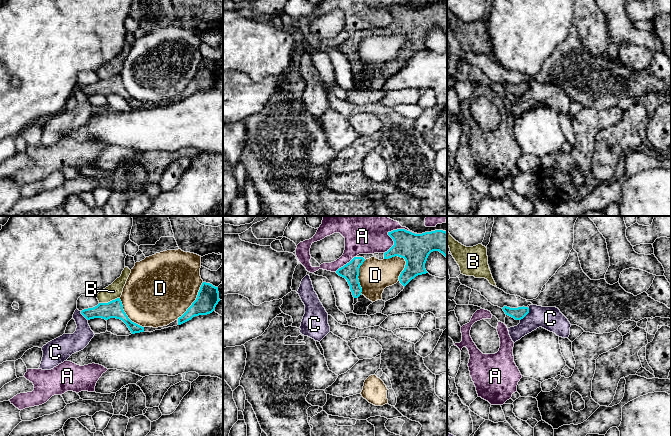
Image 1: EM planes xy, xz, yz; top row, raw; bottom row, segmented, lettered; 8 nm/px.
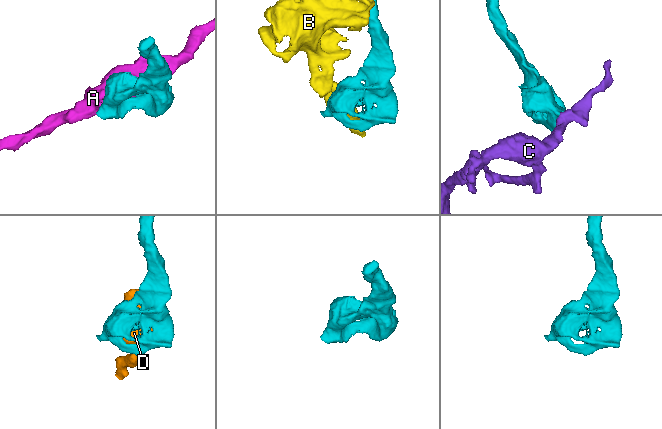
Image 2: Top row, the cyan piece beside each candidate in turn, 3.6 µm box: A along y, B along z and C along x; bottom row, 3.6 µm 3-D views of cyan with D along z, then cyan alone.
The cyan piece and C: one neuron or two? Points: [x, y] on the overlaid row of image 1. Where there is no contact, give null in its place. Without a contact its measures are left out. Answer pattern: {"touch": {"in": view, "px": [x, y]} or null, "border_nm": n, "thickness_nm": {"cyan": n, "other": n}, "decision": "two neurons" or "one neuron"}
{"touch": {"in": "yz", "px": [526, 314]}, "border_nm": 130, "thickness_nm": {"cyan": 100, "other": 190}, "decision": "two neurons"}

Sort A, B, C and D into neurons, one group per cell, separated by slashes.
A / B / C / D

